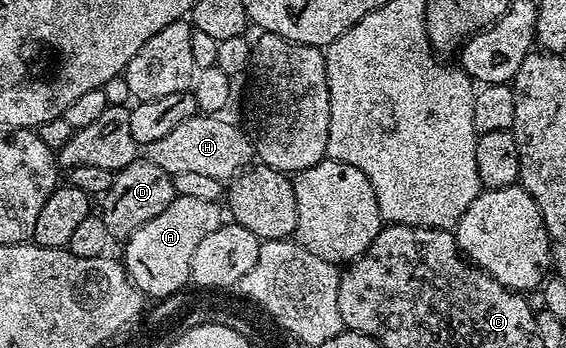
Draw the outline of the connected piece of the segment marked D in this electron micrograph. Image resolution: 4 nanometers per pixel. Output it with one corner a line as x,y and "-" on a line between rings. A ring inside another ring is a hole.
137,157
129,165
125,165
125,169
114,172
114,176
113,185
102,196
101,214
105,229
109,229
109,233
116,240
123,241
134,231
141,229
145,221
153,221
157,213
165,213
176,194
172,176
144,157

